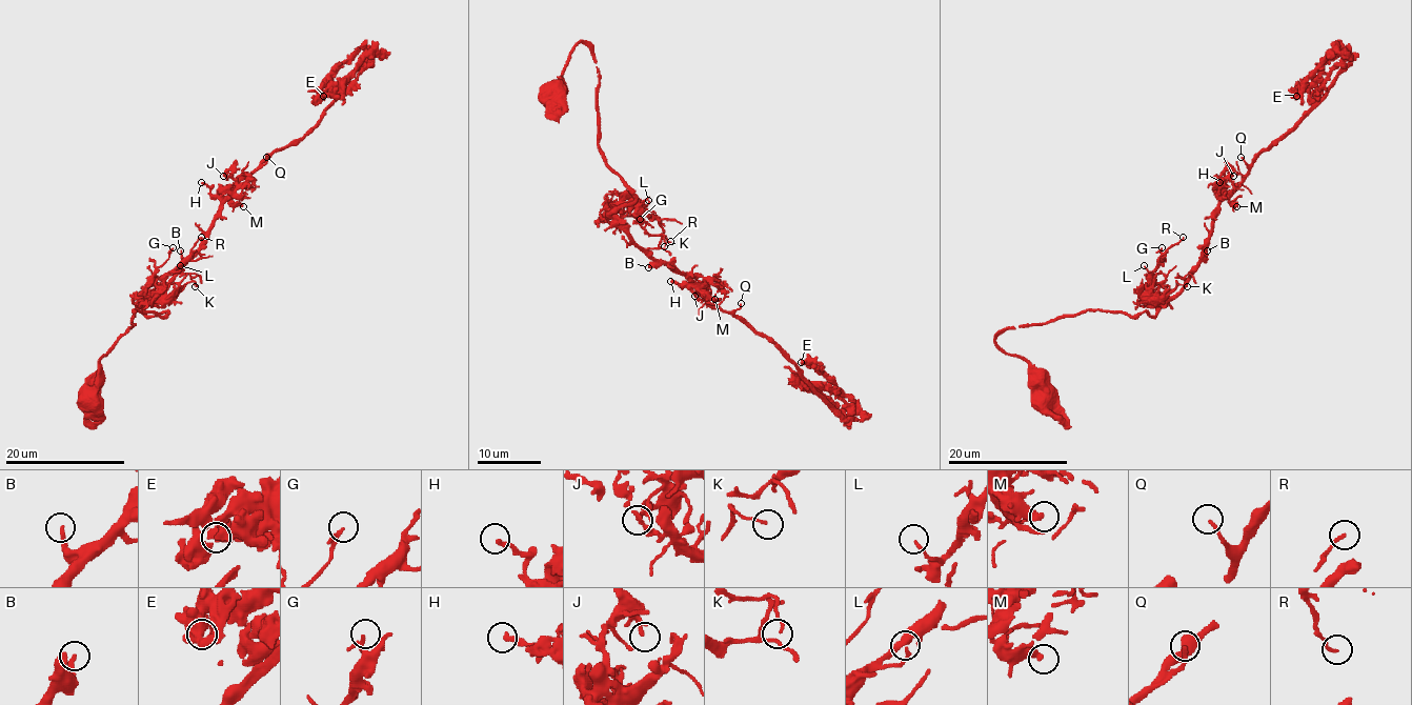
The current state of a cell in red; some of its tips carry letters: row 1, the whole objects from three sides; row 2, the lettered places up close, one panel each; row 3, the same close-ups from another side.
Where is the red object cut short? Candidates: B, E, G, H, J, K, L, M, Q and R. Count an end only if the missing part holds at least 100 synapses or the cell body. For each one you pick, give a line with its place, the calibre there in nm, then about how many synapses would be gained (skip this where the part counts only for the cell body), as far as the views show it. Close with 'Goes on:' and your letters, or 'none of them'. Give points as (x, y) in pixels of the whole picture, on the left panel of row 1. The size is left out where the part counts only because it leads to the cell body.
Goes on: none of them

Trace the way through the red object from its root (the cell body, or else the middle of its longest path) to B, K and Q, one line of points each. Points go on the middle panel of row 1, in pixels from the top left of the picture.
B: (556, 94), (568, 54), (581, 41), (599, 73), (599, 153), (633, 197), (610, 215), (652, 260), (648, 267)
K: (556, 94), (568, 54), (581, 41), (599, 73), (599, 153), (633, 197), (610, 215), (662, 235), (664, 246)
Q: (556, 94), (581, 41), (599, 73), (599, 153), (633, 197), (614, 222), (711, 305), (741, 303)

